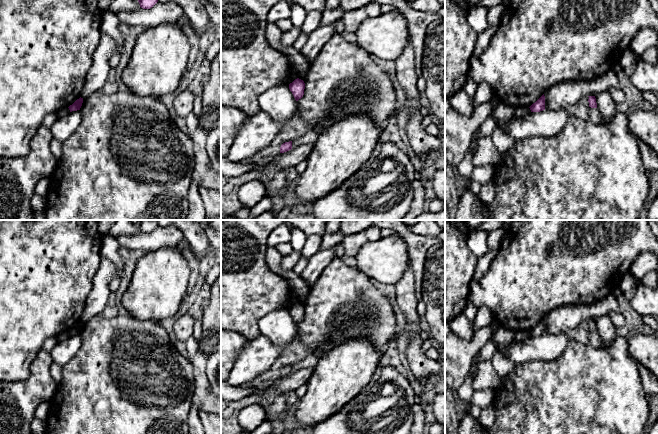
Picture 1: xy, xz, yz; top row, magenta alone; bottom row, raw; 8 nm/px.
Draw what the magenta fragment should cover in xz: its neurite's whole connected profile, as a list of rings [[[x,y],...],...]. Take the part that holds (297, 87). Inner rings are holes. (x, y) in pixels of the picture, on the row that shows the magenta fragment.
[[[297,78],[289,84],[289,89],[292,92],[295,100],[298,101],[304,95],[305,83],[303,80]]]

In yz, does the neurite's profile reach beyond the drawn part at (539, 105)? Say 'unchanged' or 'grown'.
unchanged

